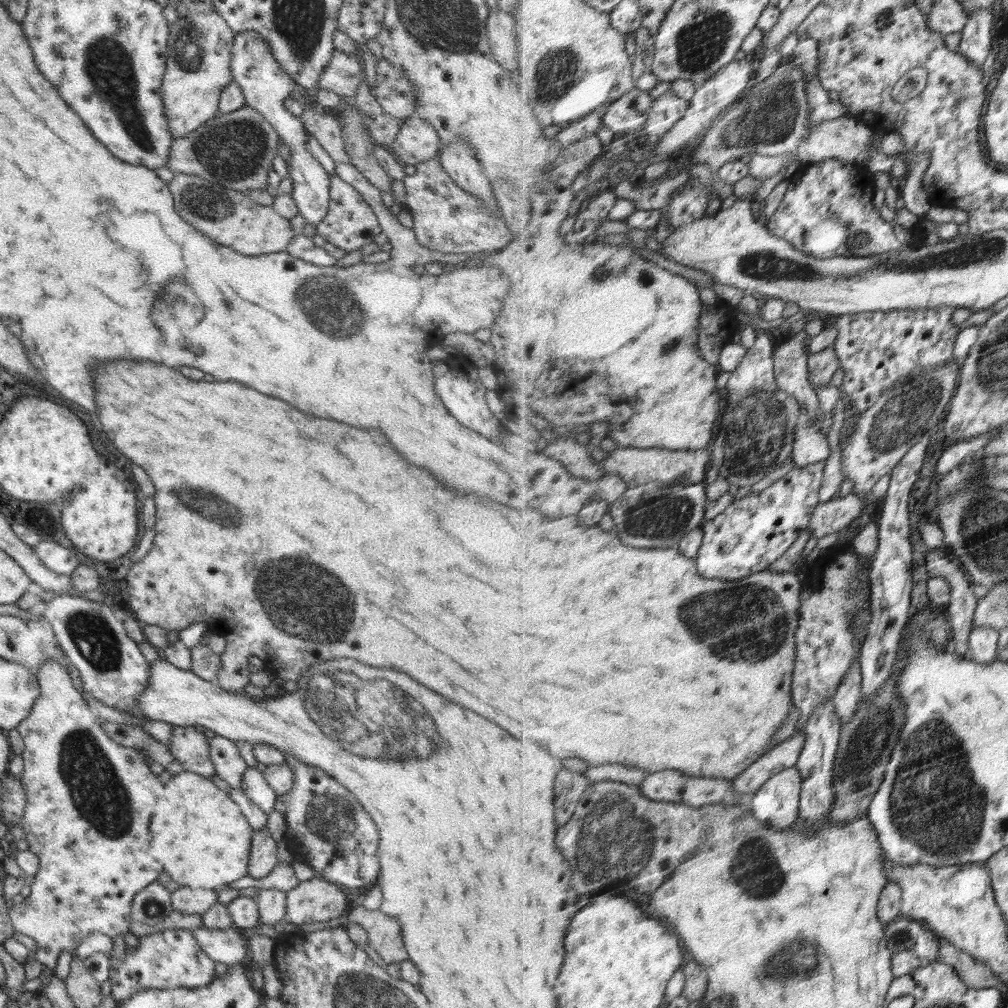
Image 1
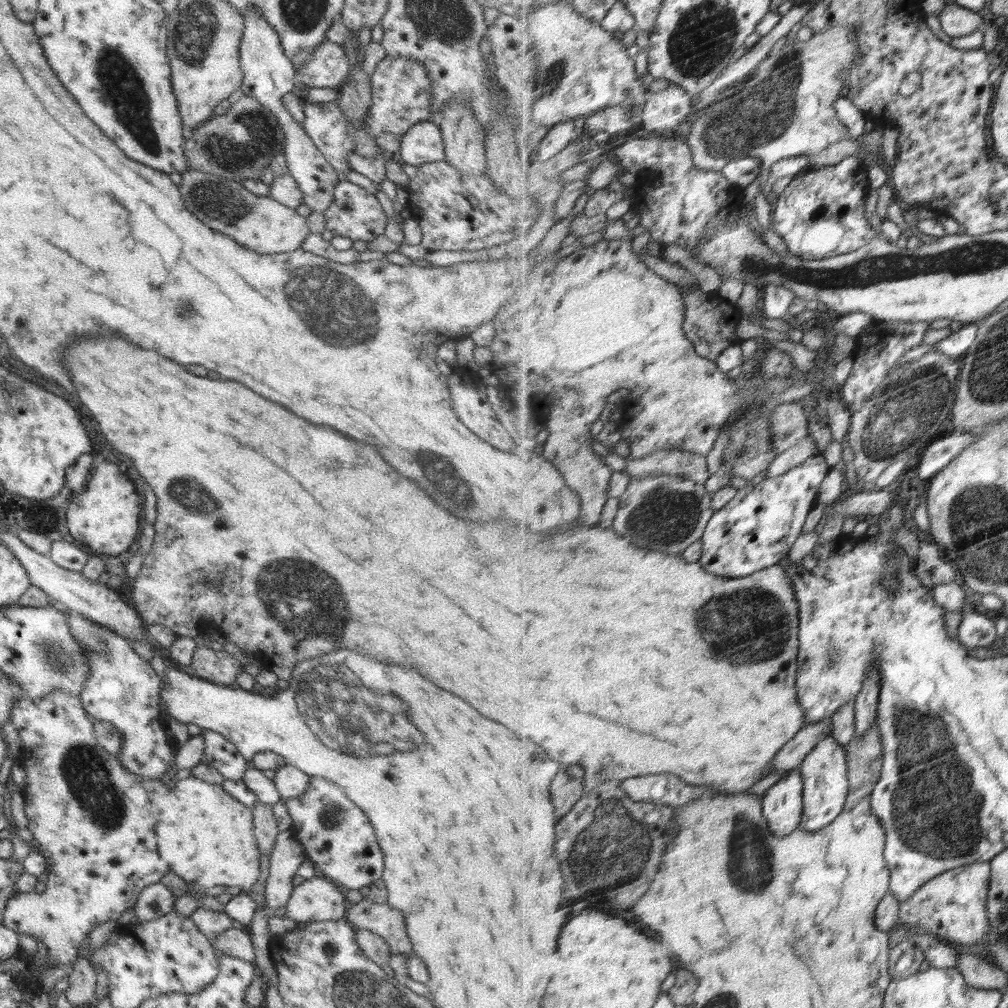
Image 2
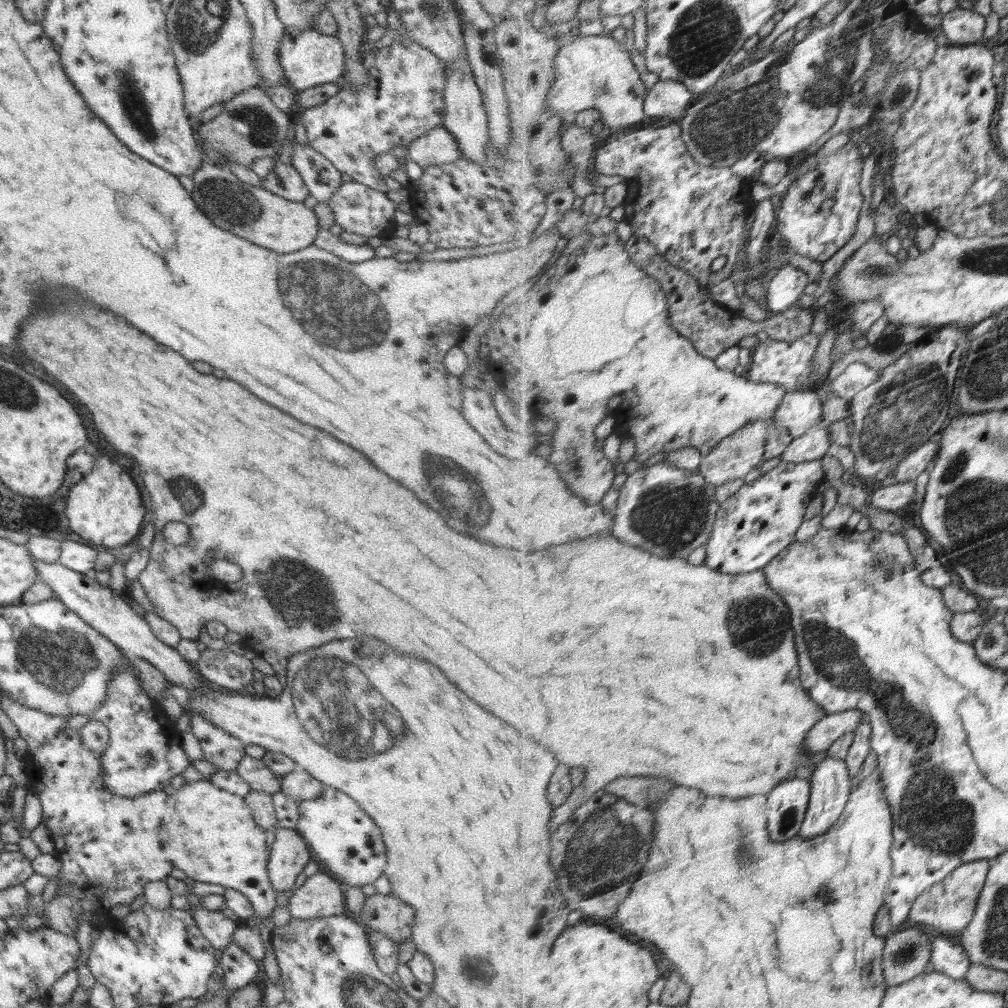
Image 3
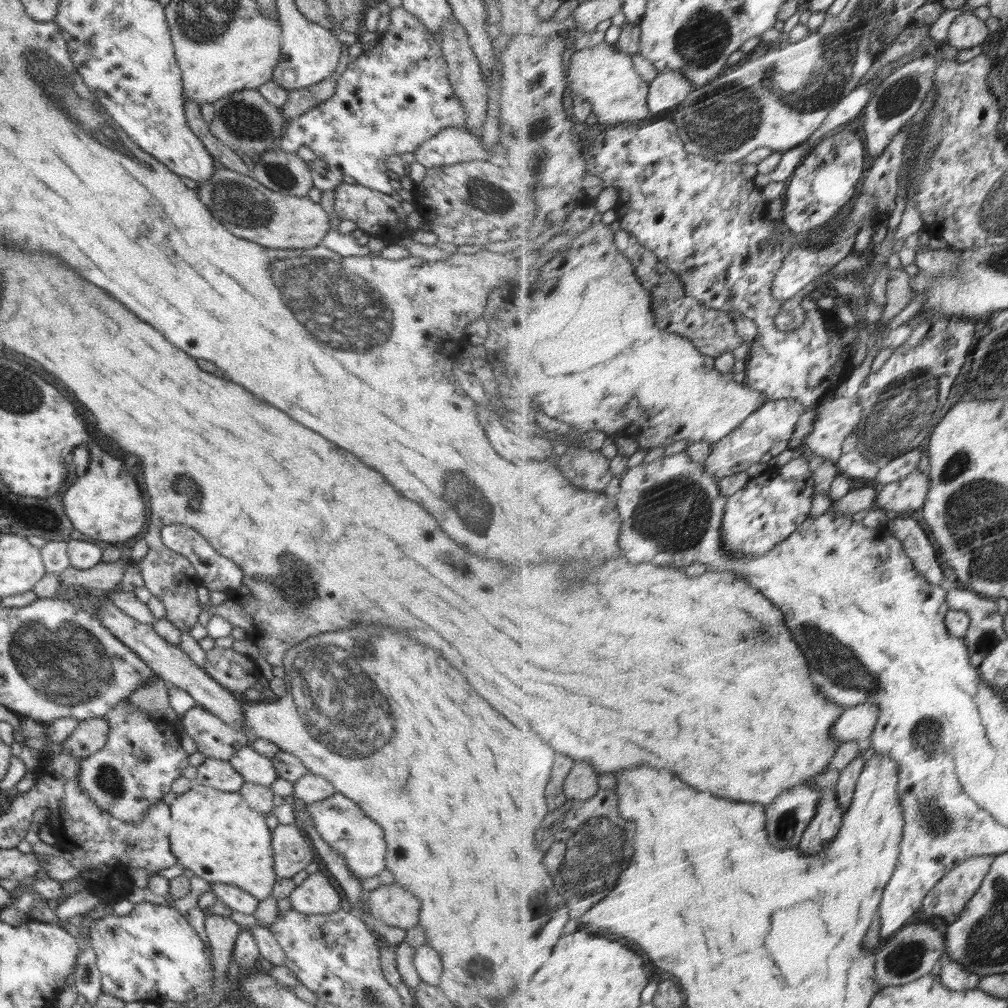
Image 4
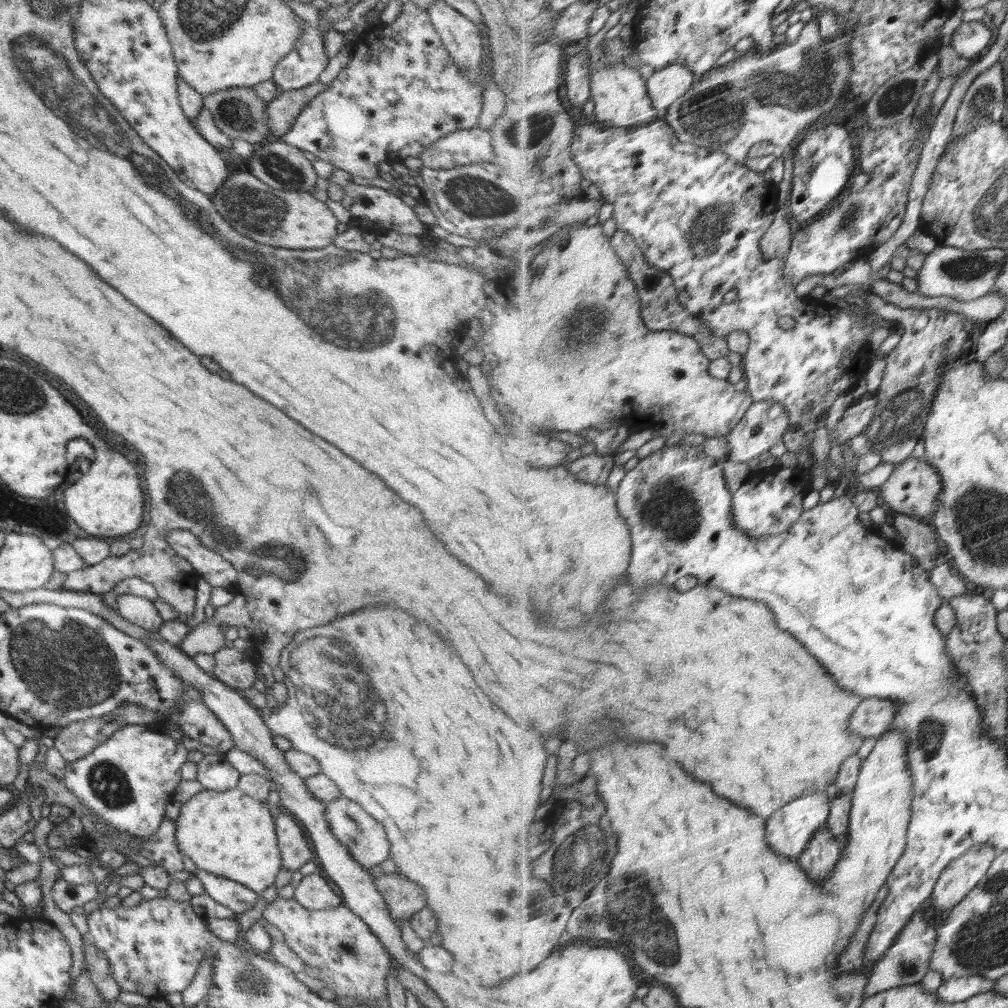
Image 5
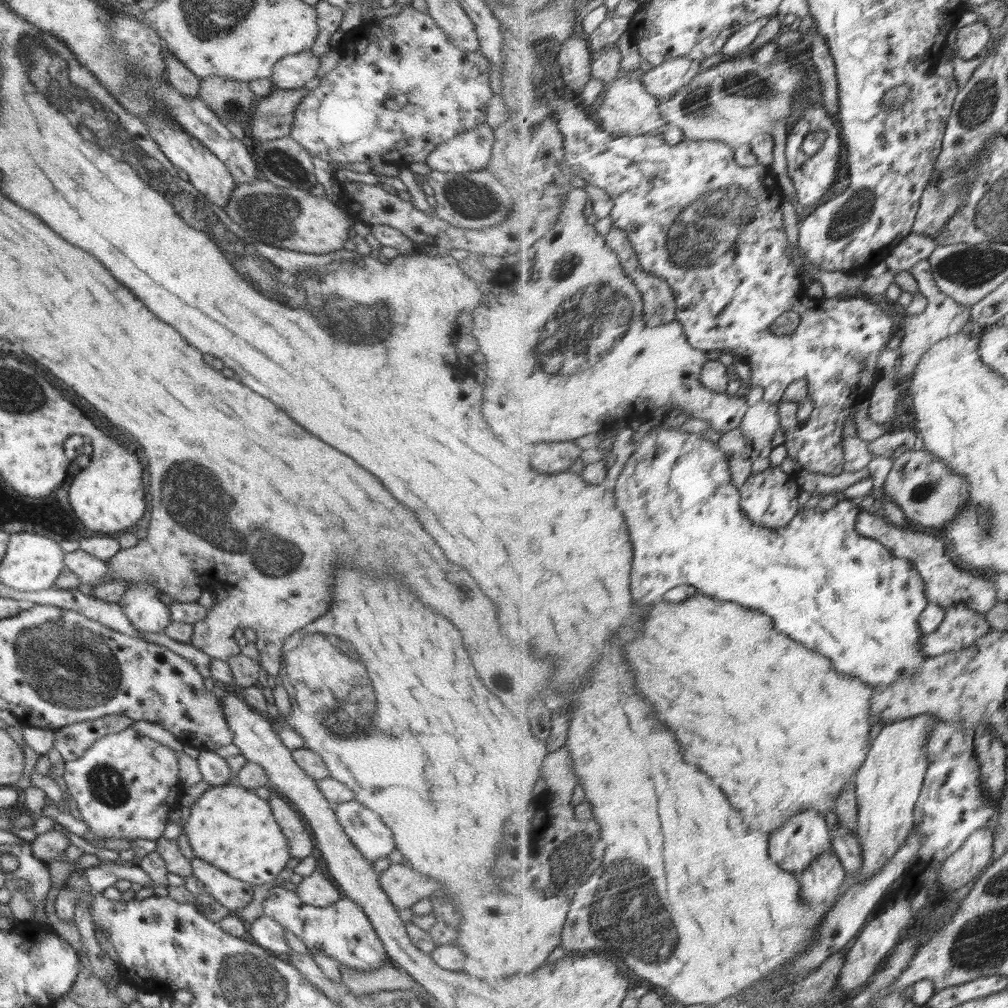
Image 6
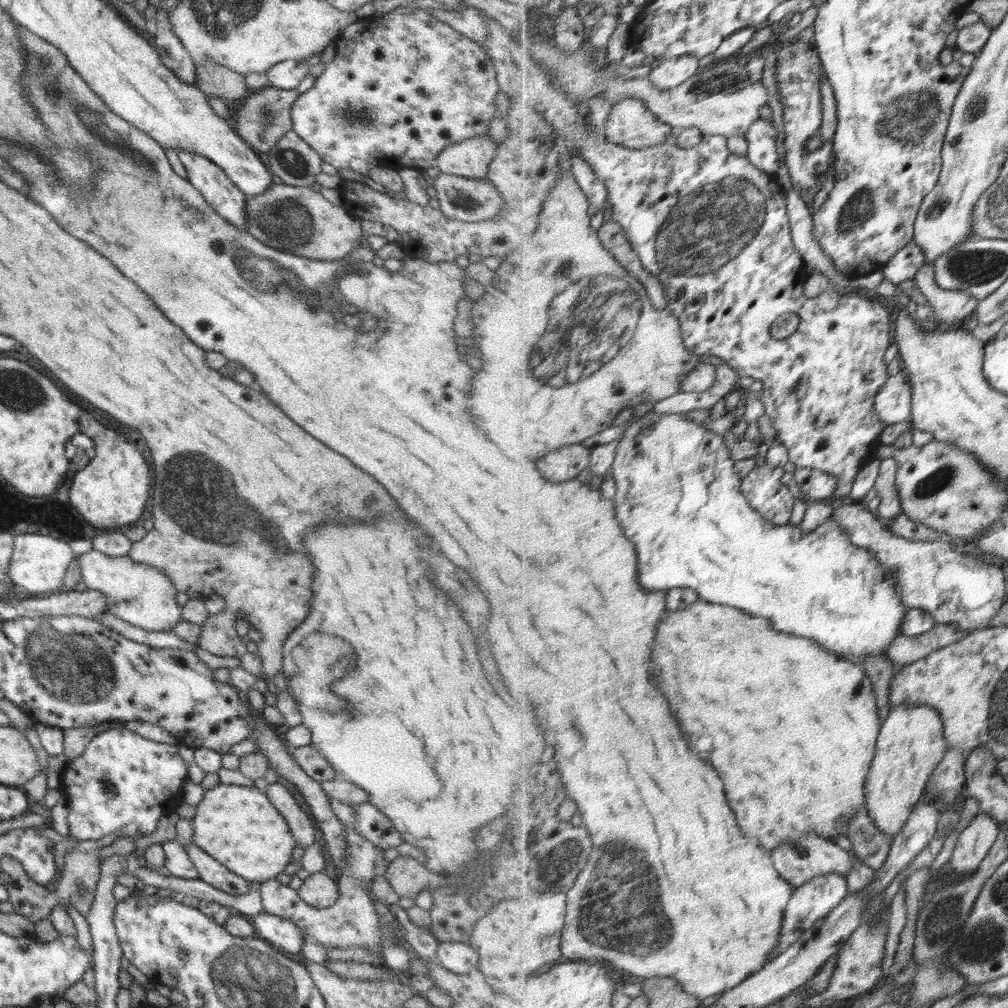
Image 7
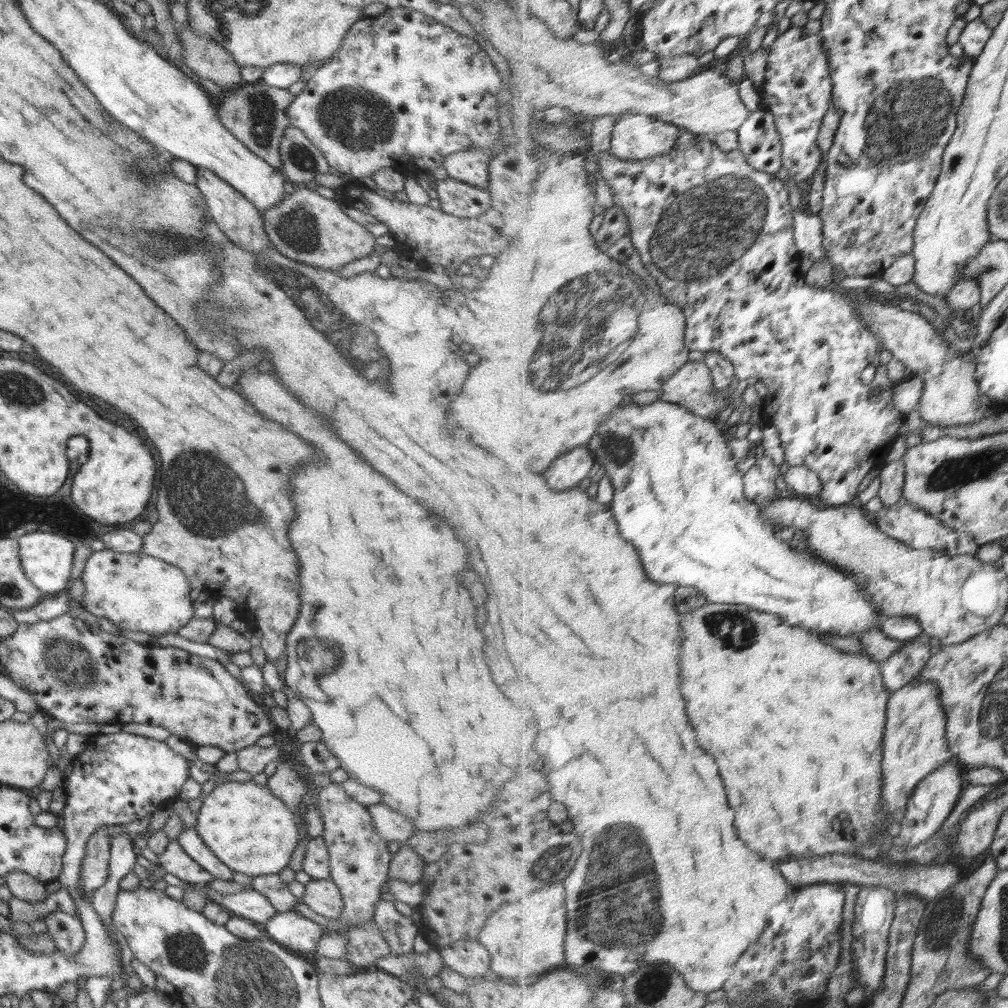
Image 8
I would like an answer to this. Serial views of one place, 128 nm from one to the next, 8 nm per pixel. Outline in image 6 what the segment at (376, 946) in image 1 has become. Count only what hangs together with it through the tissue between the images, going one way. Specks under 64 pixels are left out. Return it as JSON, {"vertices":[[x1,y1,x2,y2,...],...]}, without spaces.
{"vertices":[[408,863,392,864,379,875,378,882,391,903,399,909,411,908,432,893,440,892,441,885,412,870]]}

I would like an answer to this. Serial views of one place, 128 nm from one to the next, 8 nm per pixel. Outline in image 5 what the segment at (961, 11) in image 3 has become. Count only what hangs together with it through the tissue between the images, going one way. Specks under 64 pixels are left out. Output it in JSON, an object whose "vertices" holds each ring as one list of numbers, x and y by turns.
{"vertices":[[983,21,962,22,954,32,952,46,965,59,978,58,990,46,992,38,994,31]]}

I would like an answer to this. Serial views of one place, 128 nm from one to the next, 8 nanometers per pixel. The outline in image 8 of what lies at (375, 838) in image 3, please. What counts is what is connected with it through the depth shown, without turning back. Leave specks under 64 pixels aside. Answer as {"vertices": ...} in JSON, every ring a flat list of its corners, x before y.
{"vertices":[[382,802,367,807,372,815,374,826,379,835,386,841,398,840,405,844,415,834,415,824,412,819,392,810]]}

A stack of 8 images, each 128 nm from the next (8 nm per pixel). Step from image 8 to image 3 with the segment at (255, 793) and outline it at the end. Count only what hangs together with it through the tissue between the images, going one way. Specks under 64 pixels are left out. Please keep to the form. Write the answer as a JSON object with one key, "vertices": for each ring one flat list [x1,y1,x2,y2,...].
{"vertices":[[205,780,186,781,179,789,168,795,163,822,160,825,161,846,167,859,194,881,220,884,226,889,234,889,248,897,255,916,252,925,257,927,266,920,277,907,276,892,268,879,268,852,266,851,266,831,252,818,248,803,237,794,226,792]]}

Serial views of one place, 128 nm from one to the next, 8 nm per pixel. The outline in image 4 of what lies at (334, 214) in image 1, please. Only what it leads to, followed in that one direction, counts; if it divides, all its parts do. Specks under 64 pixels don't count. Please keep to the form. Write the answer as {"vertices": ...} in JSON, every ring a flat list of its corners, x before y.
{"vertices":[[342,182,335,188,334,208,337,216,342,220,352,220,357,228,368,235,379,237,385,244,410,237,412,228,407,225,407,214,398,200,392,195,360,184,346,184]]}

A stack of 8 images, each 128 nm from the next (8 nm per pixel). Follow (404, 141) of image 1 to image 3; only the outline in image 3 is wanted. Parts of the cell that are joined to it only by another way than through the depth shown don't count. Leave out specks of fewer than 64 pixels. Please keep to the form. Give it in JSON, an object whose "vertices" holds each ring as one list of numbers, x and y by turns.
{"vertices":[[442,125,428,130,426,135,420,136,406,148,409,154,405,160,416,162,422,169,430,165,440,166,461,158,452,134]]}

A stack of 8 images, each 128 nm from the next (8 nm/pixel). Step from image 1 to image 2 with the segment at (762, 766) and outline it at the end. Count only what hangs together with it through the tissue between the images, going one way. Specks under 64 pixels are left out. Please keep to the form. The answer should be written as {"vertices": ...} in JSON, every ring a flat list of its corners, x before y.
{"vertices":[[829,719,806,726,800,735,788,743,771,763,771,773,781,770,792,771,800,768,811,752,834,732,834,724]]}

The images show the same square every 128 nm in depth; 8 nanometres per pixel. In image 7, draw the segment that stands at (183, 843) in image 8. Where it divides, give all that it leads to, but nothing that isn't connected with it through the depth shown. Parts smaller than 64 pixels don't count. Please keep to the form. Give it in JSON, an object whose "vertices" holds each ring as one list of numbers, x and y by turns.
{"vertices":[[194,843,188,844,185,850,198,872,198,879,203,882,211,884,218,890,232,896,242,896,252,889,248,881,230,872,228,868,222,866,220,862,216,862,212,856,208,856,204,850,198,848]]}

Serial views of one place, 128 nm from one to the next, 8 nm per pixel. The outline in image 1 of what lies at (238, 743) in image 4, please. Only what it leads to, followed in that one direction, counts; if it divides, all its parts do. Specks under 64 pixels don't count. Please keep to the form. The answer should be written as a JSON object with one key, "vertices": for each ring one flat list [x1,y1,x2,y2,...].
{"vertices":[[217,735,209,740,209,753,215,774,228,782,231,788,240,788,244,771,248,766,237,744]]}

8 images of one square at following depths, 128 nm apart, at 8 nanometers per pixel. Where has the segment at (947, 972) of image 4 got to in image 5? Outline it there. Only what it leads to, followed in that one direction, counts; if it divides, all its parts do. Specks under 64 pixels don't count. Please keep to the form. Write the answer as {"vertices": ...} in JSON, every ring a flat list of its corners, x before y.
{"vertices":[[981,976,949,978,939,987,939,1000,942,1002,960,1002,974,998,978,994,994,991,997,979]]}

